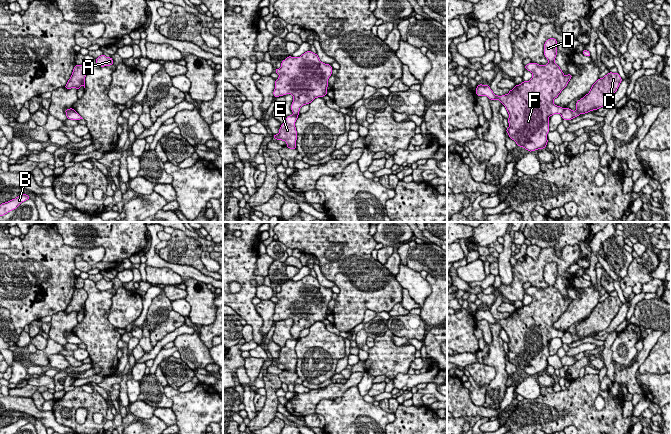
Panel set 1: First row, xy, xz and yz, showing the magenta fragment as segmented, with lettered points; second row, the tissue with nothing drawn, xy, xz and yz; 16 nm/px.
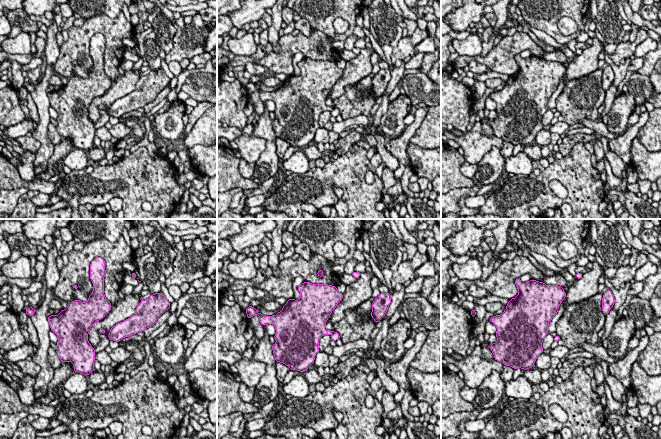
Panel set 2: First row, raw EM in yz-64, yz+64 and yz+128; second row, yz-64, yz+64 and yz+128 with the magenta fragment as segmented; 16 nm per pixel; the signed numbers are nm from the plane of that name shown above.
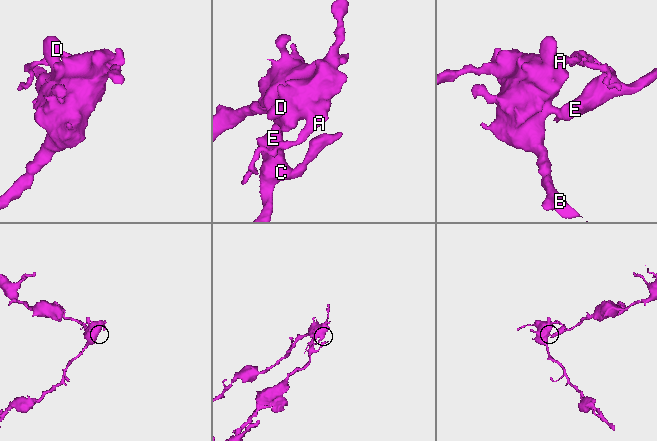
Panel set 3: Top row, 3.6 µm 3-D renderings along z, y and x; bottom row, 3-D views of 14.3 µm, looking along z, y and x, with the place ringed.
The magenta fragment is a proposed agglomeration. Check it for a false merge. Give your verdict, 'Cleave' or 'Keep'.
Cleave

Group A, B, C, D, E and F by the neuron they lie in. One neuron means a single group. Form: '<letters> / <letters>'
A B D F / C E

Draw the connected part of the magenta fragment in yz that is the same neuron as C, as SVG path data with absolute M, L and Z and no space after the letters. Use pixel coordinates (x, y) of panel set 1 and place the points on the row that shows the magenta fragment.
M609 72L603 78L599 78L591 87L588 94L576 102L576 110L565 107L561 117L563 120L571 120L580 114L585 114L605 106L617 91L622 78L619 73Z

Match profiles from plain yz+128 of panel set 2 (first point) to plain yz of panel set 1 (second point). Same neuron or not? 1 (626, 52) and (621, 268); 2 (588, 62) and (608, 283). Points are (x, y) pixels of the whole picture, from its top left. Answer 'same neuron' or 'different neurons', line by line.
1: different neurons
2: different neurons

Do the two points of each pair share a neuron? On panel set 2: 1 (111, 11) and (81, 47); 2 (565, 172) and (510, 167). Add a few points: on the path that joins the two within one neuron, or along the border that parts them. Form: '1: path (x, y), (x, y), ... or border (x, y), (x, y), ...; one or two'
1: border (121, 11), (115, 17), (96, 14), (85, 19); two
2: border (532, 170), (528, 174), (514, 175); two

